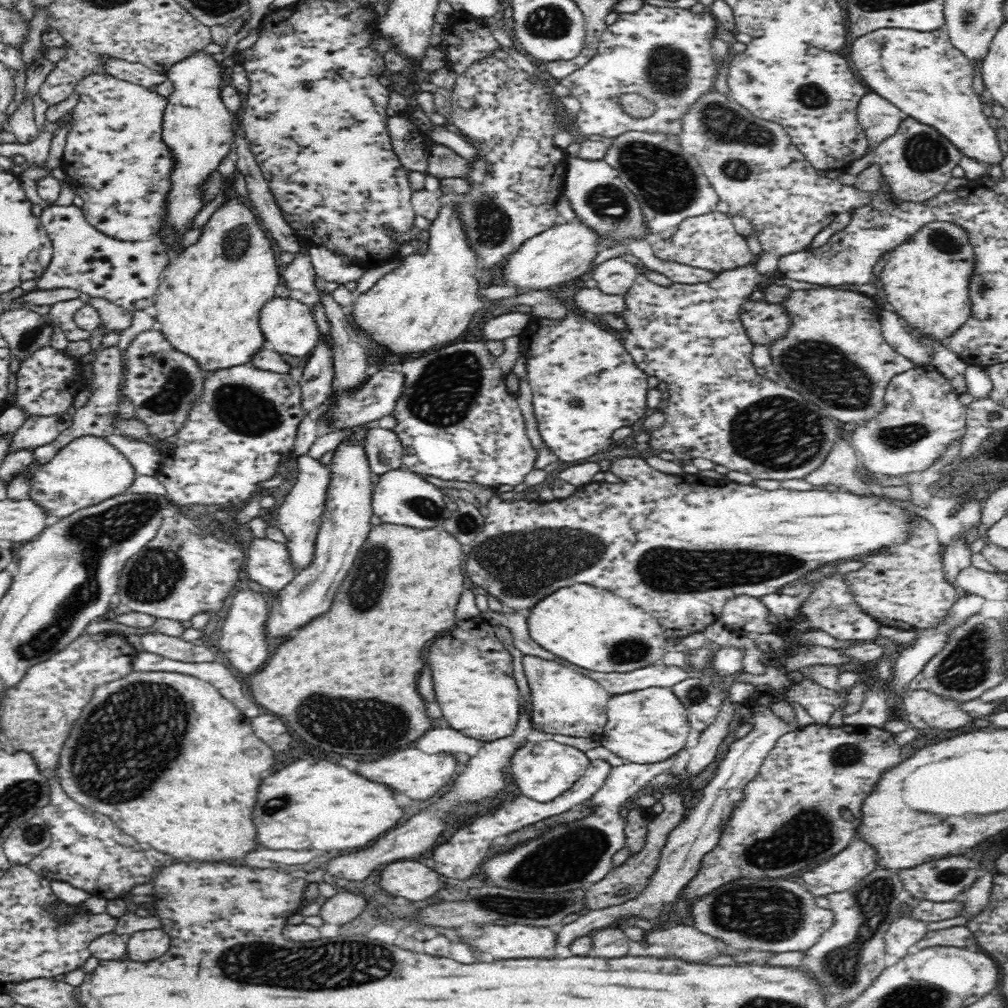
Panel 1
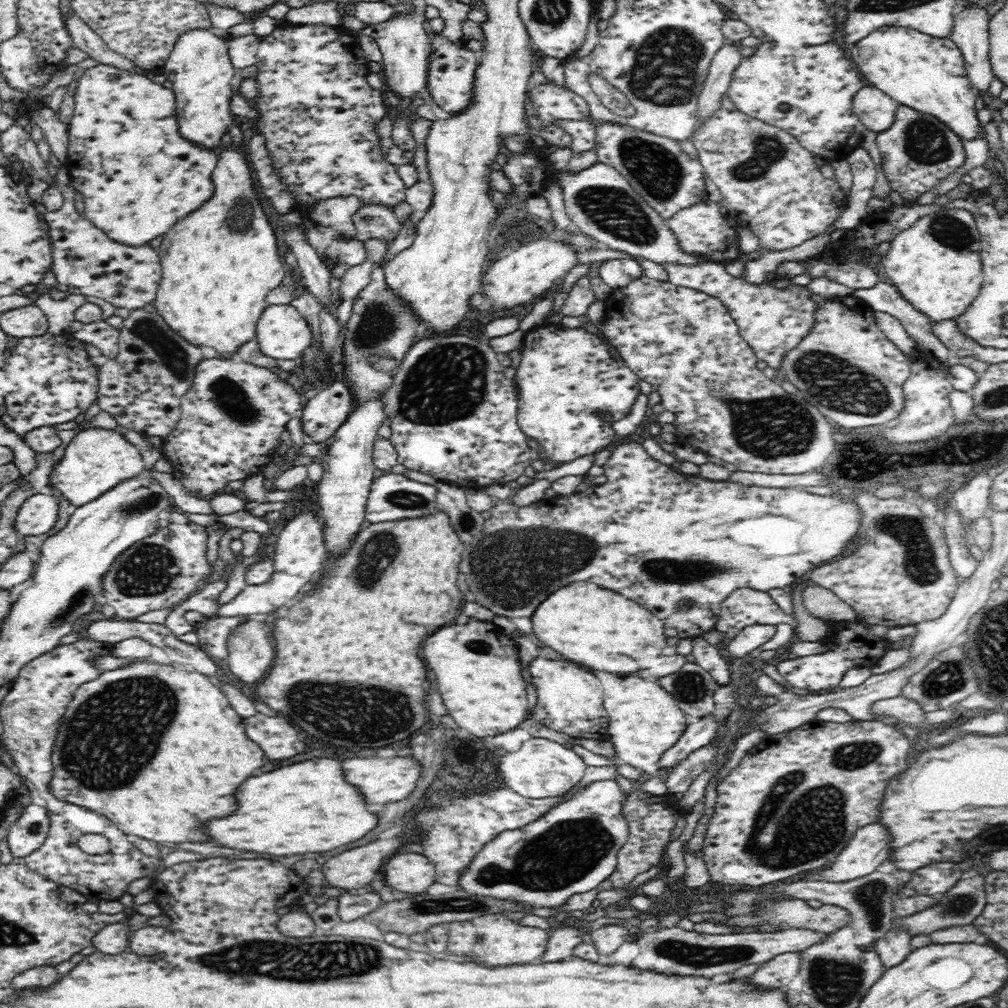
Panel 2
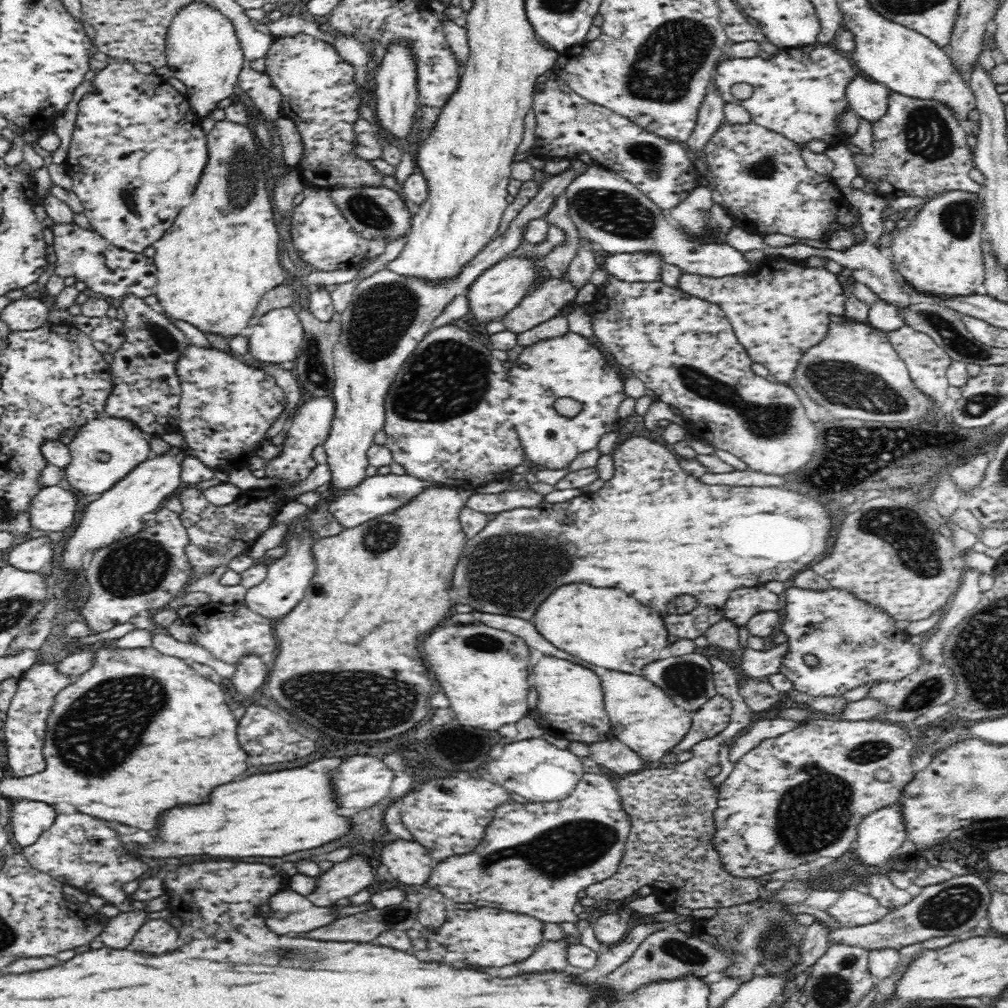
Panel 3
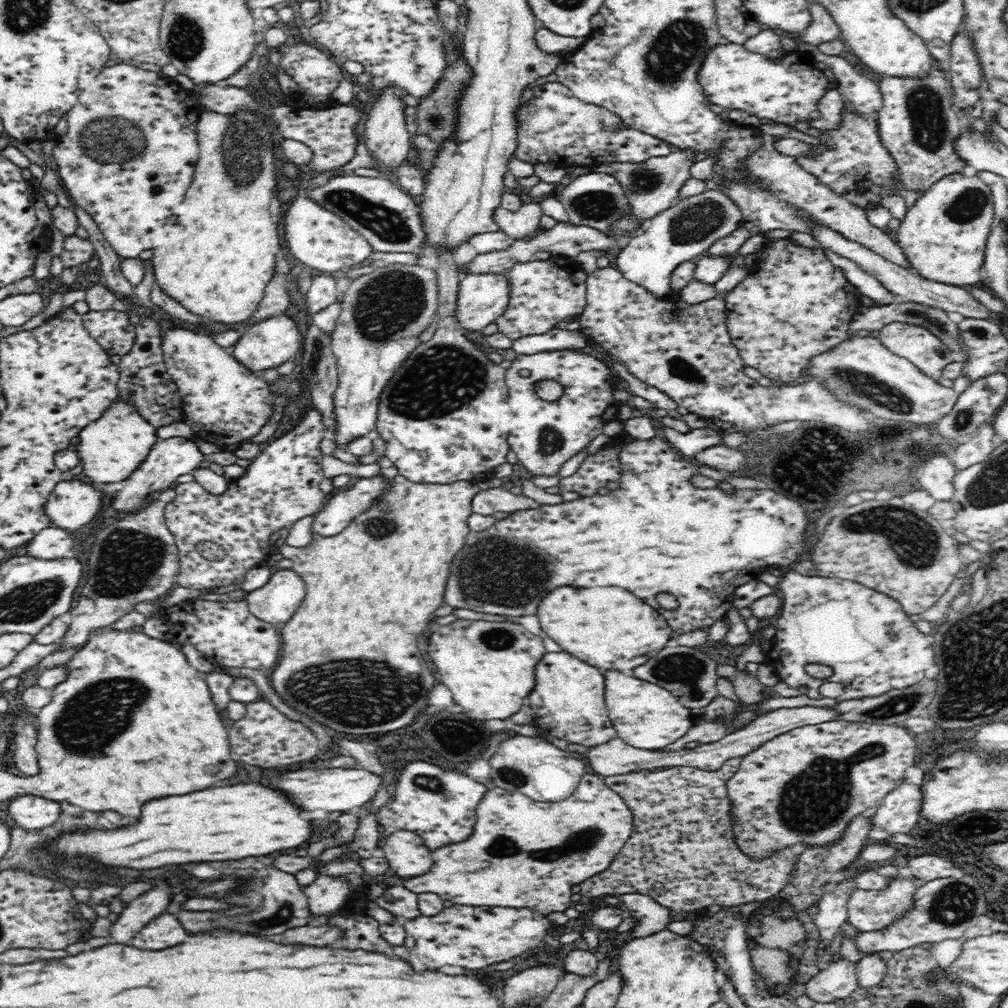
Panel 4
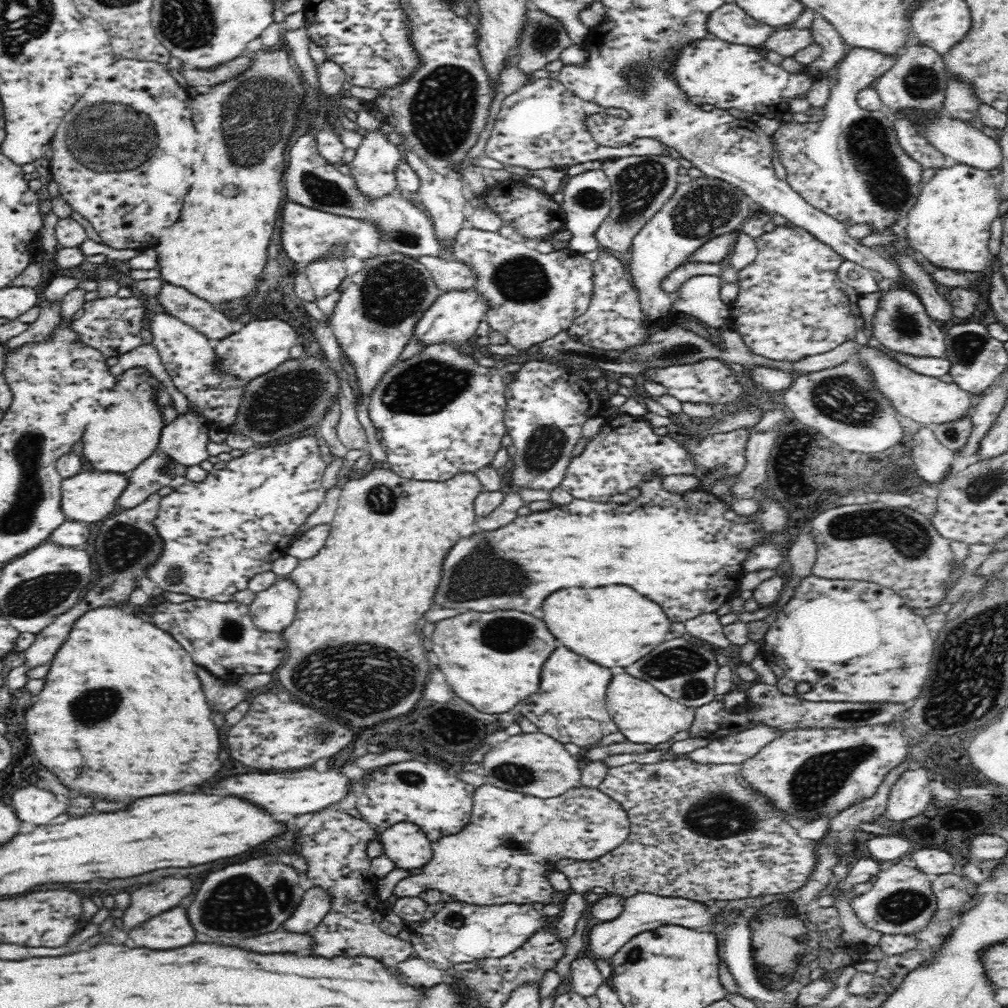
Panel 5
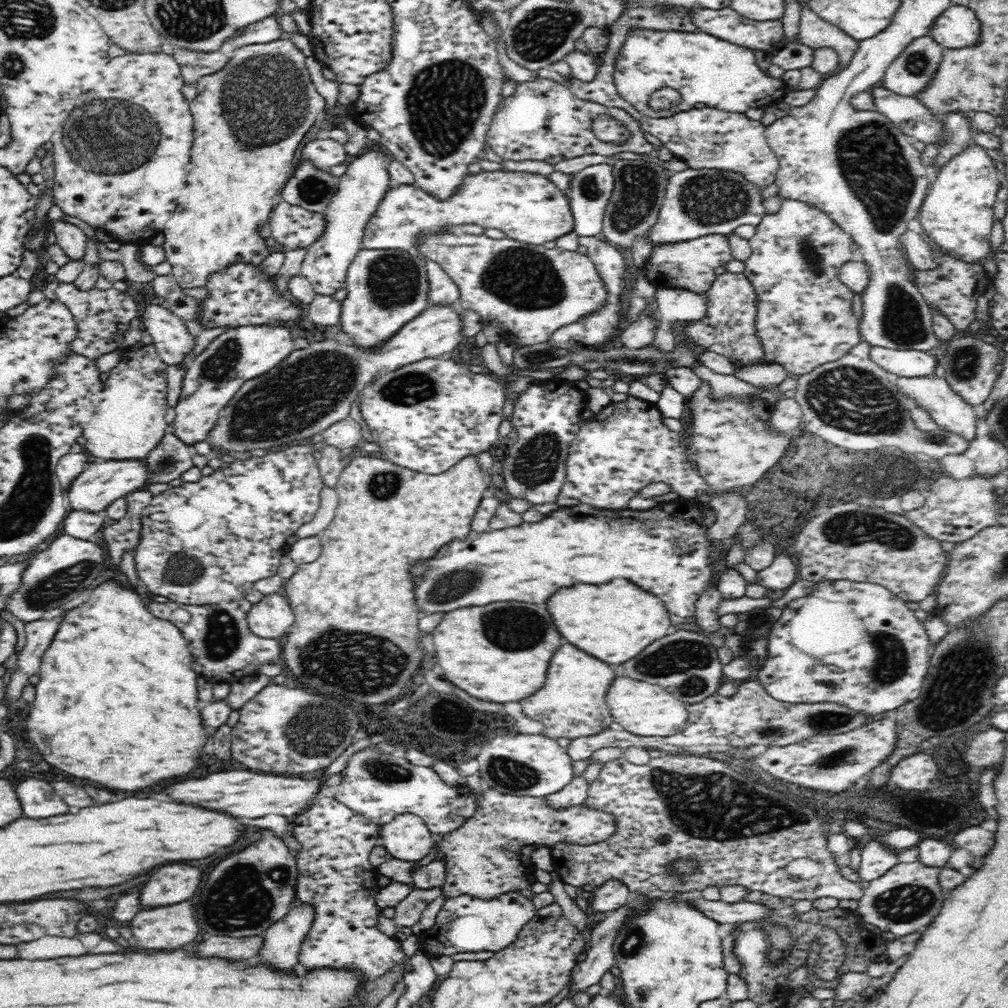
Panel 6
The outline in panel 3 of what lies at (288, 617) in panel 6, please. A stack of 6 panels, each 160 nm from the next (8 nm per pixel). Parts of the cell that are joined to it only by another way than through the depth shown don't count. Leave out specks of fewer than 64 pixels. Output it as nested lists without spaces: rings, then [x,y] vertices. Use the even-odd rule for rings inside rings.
[[[312,530],[306,532],[298,539],[294,534],[284,542],[287,544],[287,552],[279,559],[267,563],[268,572],[264,582],[247,589],[244,598],[245,605],[263,617],[279,620],[285,617],[303,598],[314,576],[314,557],[312,557]]]

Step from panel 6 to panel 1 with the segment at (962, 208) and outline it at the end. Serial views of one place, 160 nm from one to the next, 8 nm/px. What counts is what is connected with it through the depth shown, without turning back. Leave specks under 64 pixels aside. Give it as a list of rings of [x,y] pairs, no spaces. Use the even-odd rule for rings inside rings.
[[[934,220],[918,228],[918,232],[887,255],[880,275],[887,304],[894,308],[912,333],[925,334],[940,342],[958,331],[971,316],[970,284],[976,269],[974,246],[967,230],[947,220]]]

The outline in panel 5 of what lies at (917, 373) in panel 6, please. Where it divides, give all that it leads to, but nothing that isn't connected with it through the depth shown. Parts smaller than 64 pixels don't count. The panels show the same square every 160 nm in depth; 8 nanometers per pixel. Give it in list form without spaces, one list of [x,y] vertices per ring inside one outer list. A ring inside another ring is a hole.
[[[871,334],[868,336],[868,344],[878,351],[882,351],[886,357],[894,359],[896,363],[908,367],[908,369],[934,378],[946,379],[949,377],[950,361],[946,358],[936,358],[935,356],[912,356],[905,352],[896,352],[886,348],[878,339]]]

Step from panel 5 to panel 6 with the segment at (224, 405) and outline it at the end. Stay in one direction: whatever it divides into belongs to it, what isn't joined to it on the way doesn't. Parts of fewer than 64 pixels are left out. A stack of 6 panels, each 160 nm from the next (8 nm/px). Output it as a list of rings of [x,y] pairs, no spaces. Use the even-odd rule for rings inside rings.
[[[146,303],[140,313],[139,318],[146,327],[146,331],[152,335],[152,344],[158,349],[160,358],[168,365],[180,364],[186,358],[186,354],[194,348],[195,334],[189,331],[182,319],[174,315],[164,304]]]

